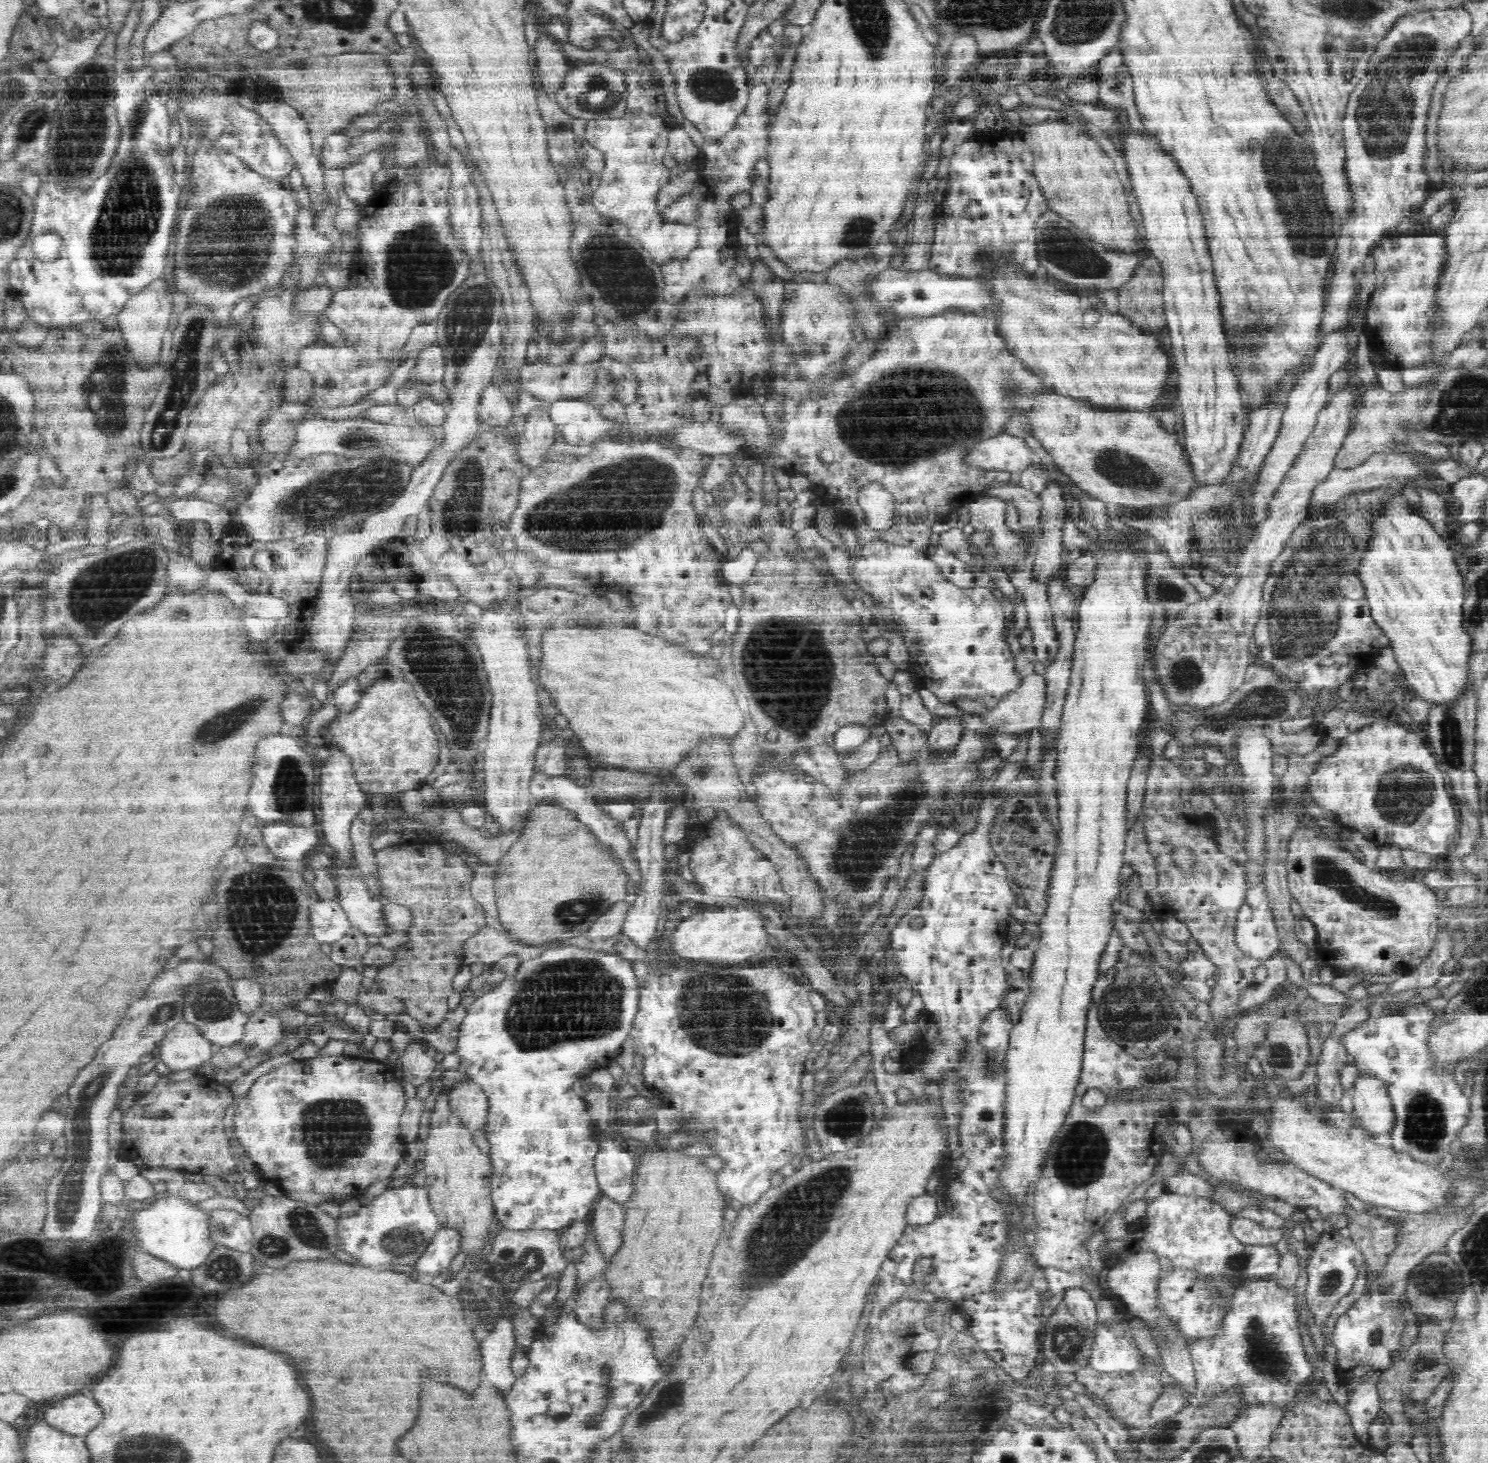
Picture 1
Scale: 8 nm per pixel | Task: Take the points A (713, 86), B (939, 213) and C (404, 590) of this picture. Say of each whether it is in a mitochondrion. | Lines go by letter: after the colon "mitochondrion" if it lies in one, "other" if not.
A: mitochondrion
B: other
C: other

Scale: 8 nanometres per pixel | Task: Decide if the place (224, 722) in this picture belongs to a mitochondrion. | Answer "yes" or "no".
yes

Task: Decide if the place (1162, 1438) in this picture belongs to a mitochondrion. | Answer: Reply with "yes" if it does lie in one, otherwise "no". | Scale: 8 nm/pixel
yes

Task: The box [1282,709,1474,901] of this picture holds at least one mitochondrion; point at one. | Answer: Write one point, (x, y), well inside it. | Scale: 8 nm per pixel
(1403, 796)

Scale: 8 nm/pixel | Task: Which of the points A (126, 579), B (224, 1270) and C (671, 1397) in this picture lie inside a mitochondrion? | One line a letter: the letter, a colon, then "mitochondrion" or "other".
A: mitochondrion
B: mitochondrion
C: mitochondrion

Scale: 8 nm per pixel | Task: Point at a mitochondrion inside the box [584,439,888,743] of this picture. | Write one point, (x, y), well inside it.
(786, 664)

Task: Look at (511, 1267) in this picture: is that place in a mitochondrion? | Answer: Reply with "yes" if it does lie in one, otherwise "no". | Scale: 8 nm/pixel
yes

